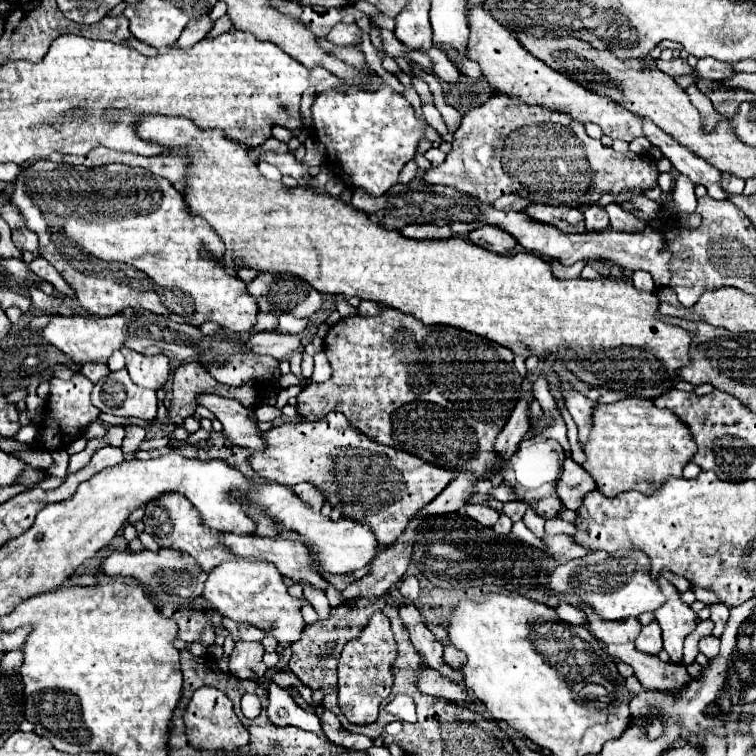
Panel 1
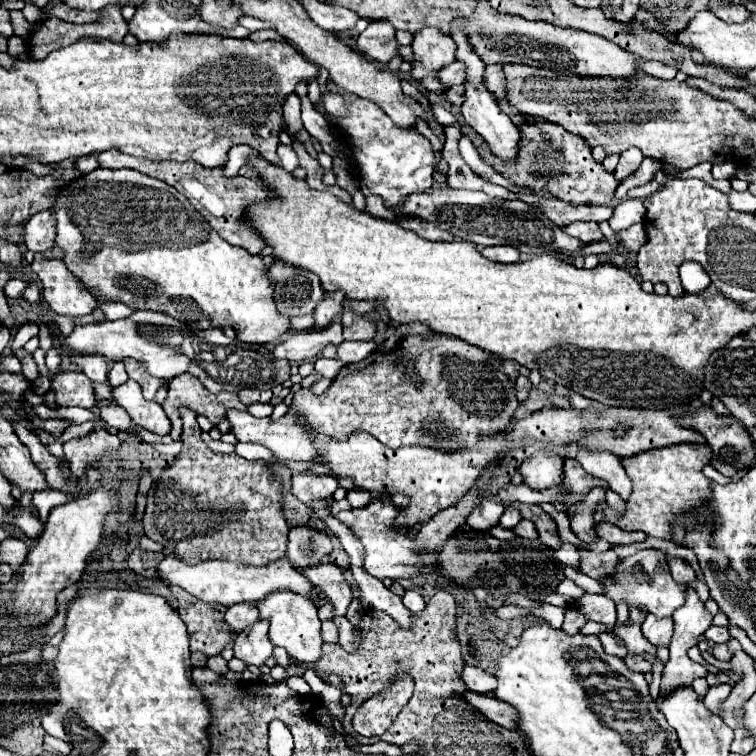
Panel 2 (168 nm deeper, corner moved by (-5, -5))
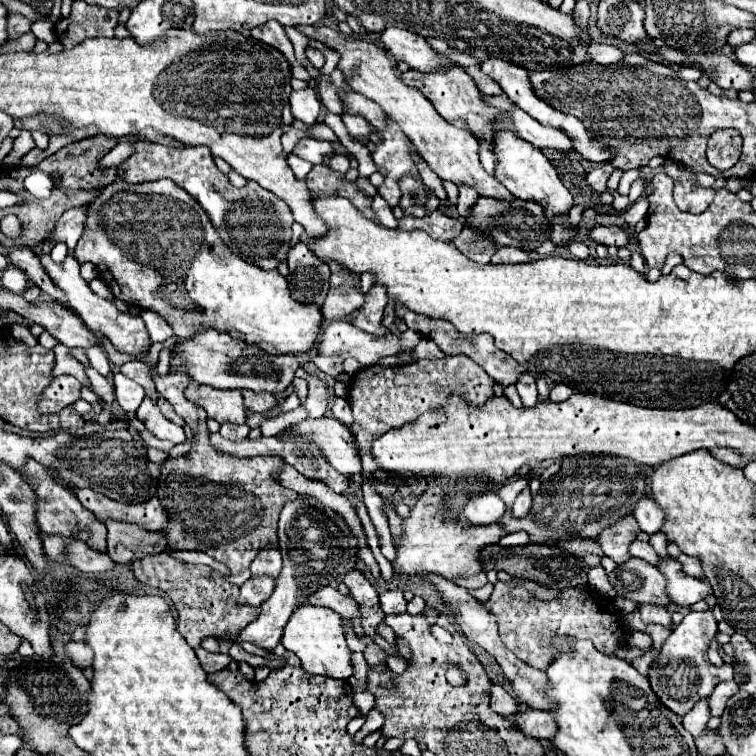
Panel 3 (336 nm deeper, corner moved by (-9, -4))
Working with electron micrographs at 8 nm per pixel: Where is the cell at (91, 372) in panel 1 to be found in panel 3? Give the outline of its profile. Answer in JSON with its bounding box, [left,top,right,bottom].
[85,347,111,377]

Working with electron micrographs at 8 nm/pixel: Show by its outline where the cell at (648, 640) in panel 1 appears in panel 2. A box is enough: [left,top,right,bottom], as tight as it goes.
[643,614,673,648]

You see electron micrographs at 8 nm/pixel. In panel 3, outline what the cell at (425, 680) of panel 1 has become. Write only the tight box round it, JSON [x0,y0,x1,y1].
[513,709,557,739]

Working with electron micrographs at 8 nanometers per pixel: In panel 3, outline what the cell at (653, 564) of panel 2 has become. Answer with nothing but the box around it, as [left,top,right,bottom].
[659,559,713,605]

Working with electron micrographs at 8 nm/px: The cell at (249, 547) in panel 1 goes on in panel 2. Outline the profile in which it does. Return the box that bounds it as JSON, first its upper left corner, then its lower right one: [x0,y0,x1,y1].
[299,564,351,616]

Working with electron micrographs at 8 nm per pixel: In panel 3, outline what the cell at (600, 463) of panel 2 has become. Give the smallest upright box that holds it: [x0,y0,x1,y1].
[633,495,665,535]

